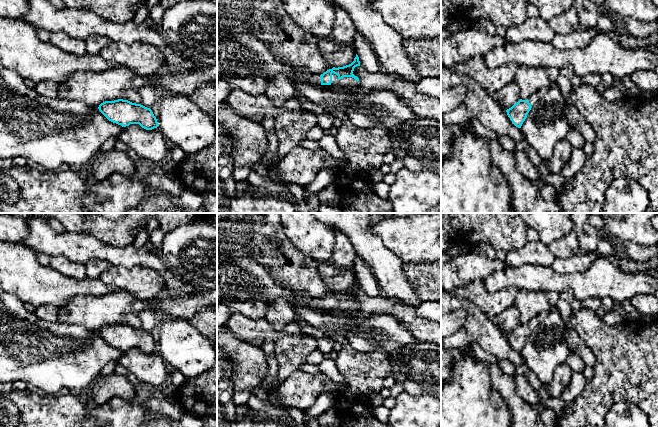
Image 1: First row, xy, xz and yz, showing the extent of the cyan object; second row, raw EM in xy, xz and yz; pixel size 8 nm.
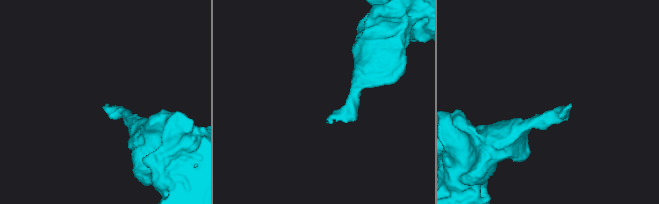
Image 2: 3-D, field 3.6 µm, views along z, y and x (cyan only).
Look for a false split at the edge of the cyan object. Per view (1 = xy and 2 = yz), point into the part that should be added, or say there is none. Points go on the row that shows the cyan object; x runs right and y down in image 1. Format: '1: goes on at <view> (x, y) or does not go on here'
1: does not go on here
2: goes on at yz (535, 97)

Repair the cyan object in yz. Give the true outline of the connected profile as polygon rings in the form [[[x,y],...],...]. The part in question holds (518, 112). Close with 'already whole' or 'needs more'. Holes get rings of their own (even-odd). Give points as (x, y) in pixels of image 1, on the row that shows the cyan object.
[[[544,87],[538,90],[537,92],[533,93],[527,100],[520,99],[511,108],[506,110],[508,117],[516,127],[521,128],[531,108],[541,100],[549,88],[550,87]]]; needs more

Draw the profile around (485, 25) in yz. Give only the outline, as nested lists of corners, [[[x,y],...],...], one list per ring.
[[[482,18],[469,25],[476,27],[477,29],[487,33],[490,36],[496,34],[496,26],[488,19]]]

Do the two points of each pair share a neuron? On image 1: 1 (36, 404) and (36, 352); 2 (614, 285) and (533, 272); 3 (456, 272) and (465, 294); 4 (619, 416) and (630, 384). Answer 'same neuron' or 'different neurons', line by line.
1: different neurons
2: same neuron
3: different neurons
4: different neurons

